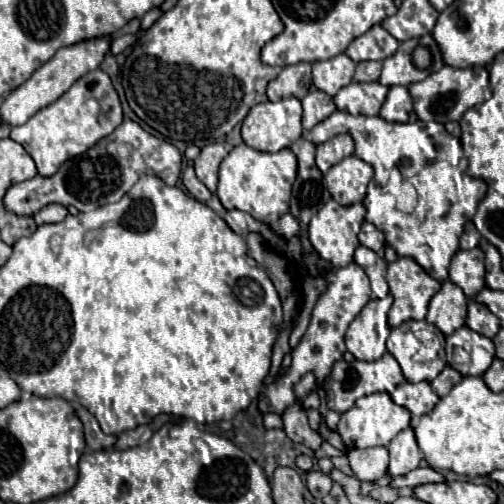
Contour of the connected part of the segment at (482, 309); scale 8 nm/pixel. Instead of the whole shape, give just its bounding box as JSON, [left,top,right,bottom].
[465,300,499,338]

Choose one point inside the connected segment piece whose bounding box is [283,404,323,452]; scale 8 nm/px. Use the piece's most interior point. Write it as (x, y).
(296, 427)

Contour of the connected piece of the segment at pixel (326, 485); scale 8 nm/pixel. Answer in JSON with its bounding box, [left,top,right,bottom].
[307,472,333,500]

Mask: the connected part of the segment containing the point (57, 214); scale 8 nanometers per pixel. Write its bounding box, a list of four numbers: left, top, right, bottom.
[33,204,67,226]

